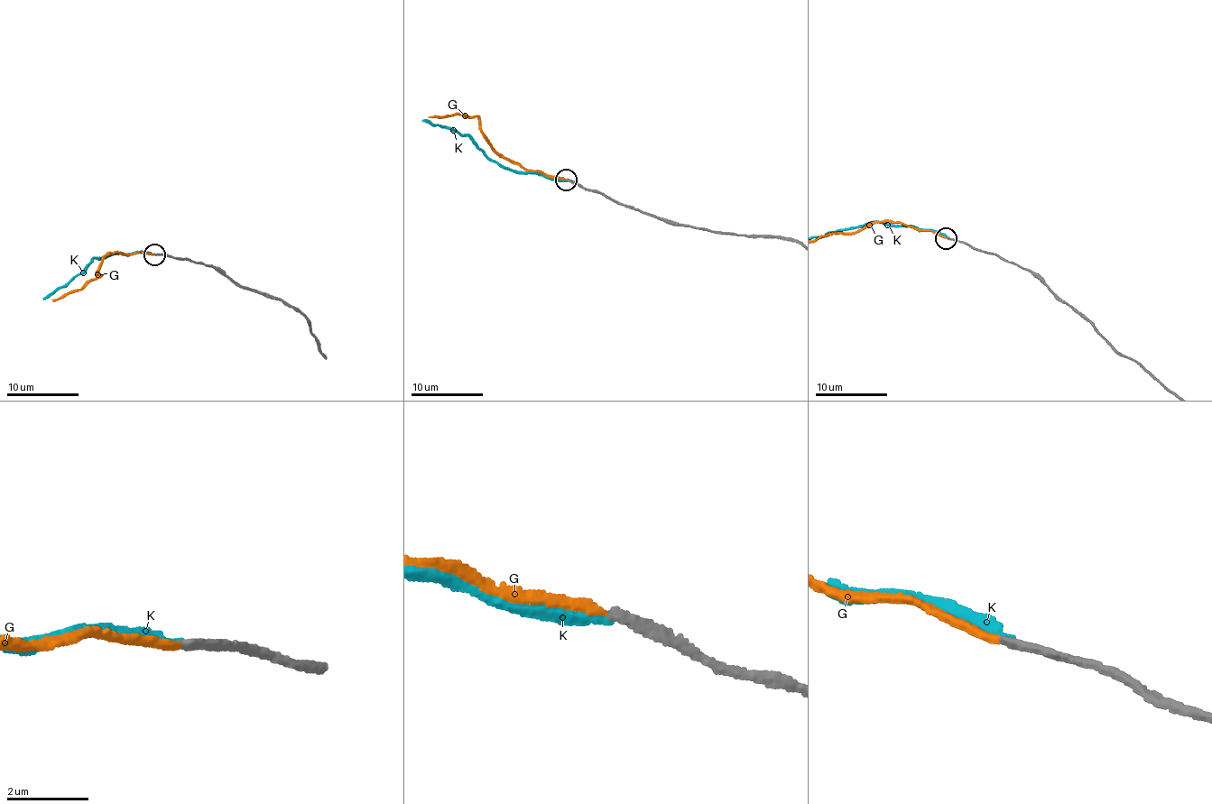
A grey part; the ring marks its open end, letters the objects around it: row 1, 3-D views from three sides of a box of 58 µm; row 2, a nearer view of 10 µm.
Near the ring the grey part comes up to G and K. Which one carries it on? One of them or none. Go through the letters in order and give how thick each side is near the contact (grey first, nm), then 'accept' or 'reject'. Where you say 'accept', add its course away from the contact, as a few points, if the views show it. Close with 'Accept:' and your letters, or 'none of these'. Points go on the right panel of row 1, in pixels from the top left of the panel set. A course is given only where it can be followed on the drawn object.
G: 240/200 nm | accept
K: 240/220 nm | reject
Accept: G

